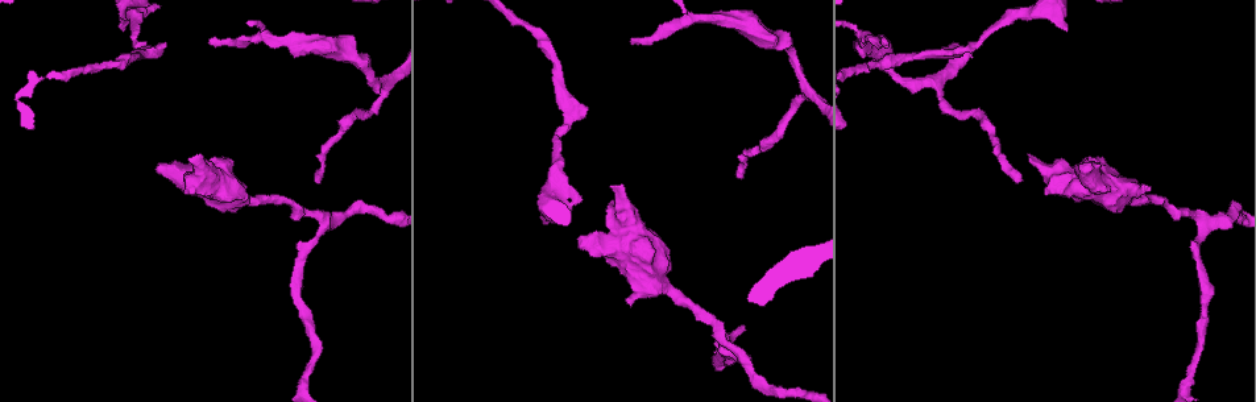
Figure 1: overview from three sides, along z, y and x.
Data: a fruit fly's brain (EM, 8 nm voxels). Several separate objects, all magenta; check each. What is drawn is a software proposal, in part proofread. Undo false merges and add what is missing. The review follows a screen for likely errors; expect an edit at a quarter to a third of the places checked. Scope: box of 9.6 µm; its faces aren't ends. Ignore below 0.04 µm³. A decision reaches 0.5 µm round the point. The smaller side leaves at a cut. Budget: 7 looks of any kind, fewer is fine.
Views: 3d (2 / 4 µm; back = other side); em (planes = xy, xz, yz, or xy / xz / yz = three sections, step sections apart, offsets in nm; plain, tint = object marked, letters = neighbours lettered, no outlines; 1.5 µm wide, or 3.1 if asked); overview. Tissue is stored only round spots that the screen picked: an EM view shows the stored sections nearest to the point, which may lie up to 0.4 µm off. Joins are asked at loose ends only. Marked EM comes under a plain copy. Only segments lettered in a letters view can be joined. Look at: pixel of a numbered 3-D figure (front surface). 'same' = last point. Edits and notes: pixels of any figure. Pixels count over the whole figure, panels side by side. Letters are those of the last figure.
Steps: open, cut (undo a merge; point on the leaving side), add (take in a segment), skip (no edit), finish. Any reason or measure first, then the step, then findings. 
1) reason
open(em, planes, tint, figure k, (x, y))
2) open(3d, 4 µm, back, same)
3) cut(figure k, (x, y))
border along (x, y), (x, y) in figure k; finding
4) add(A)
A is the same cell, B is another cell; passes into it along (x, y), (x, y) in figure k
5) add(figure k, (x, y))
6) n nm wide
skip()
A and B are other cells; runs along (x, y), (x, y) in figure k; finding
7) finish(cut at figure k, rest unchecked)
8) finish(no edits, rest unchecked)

thick end
open(3d, 2 µm, figure 1, (581, 249))

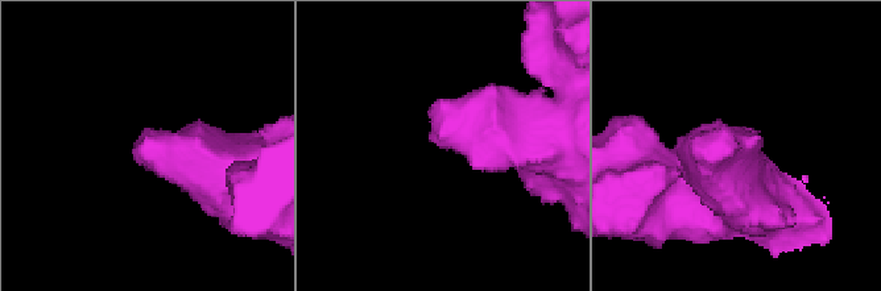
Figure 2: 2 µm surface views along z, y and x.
open(em, yz, step 4, tint, figure 2, (140, 138))

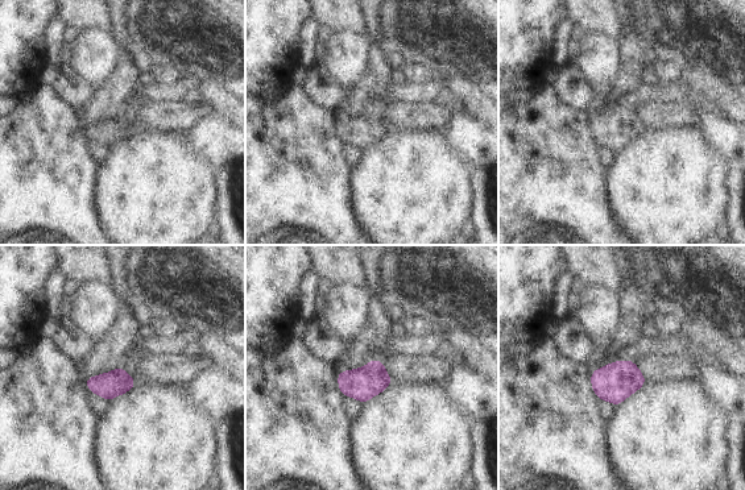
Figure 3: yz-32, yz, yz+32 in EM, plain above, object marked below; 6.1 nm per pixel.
see the neighbours
open(em, yz, step 4, letters, same)

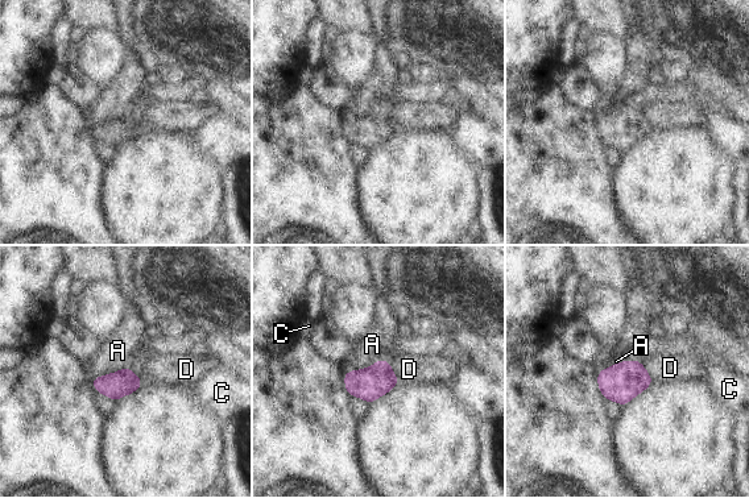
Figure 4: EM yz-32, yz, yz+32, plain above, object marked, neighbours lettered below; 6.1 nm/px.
skip()
A, C and D are other cells; border along (128, 365), (95, 376), (91, 380) in figure 4; no lettered segment goes on from it

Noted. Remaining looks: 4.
free end
open(3d, 2 µm, back, figure 1, (883, 39))

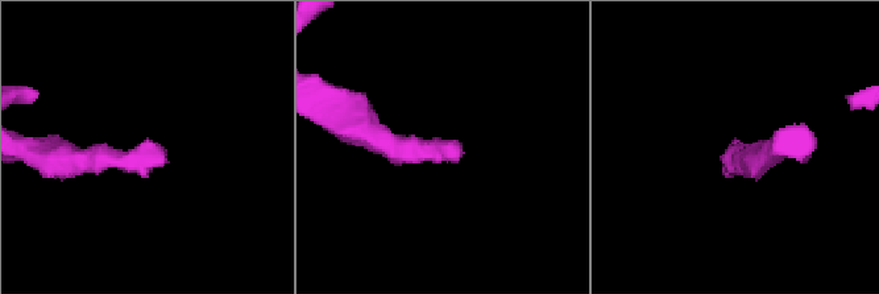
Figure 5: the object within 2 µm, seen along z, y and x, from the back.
need the tissue
open(em, planes, letters, figure 5, (165, 152))

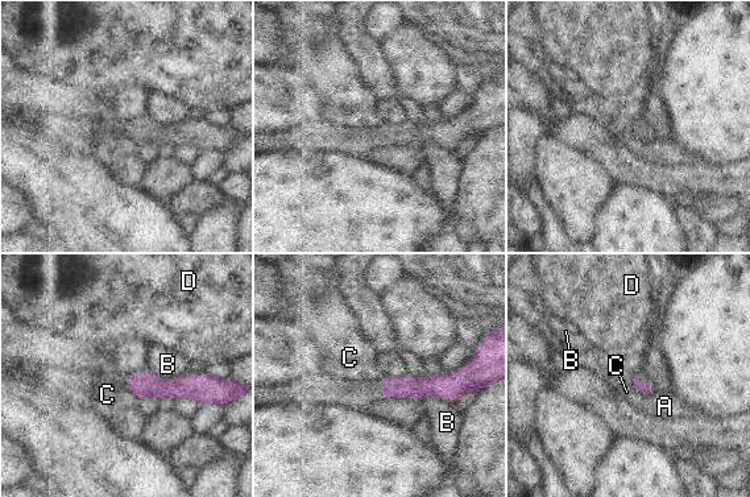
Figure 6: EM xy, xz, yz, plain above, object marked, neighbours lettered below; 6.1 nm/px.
skip()
A, B, C and D are other cells; none of them fits

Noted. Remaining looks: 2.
finish(no edits, rest unchecked)

